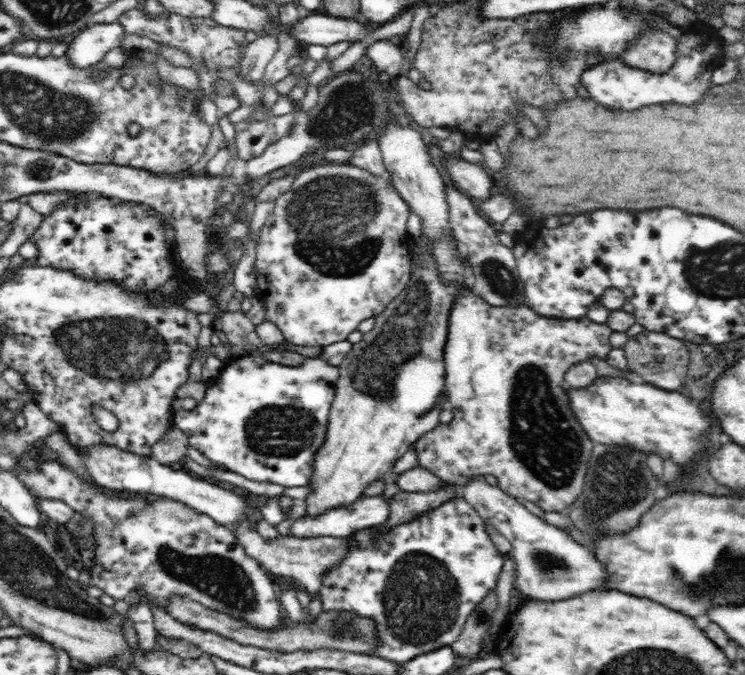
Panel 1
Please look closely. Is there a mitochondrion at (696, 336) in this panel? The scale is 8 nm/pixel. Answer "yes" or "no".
no

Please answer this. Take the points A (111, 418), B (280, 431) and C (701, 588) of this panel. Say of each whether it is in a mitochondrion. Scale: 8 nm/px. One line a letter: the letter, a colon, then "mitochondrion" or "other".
A: other
B: mitochondrion
C: mitochondrion

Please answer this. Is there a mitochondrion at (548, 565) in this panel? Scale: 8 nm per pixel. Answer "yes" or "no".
yes

